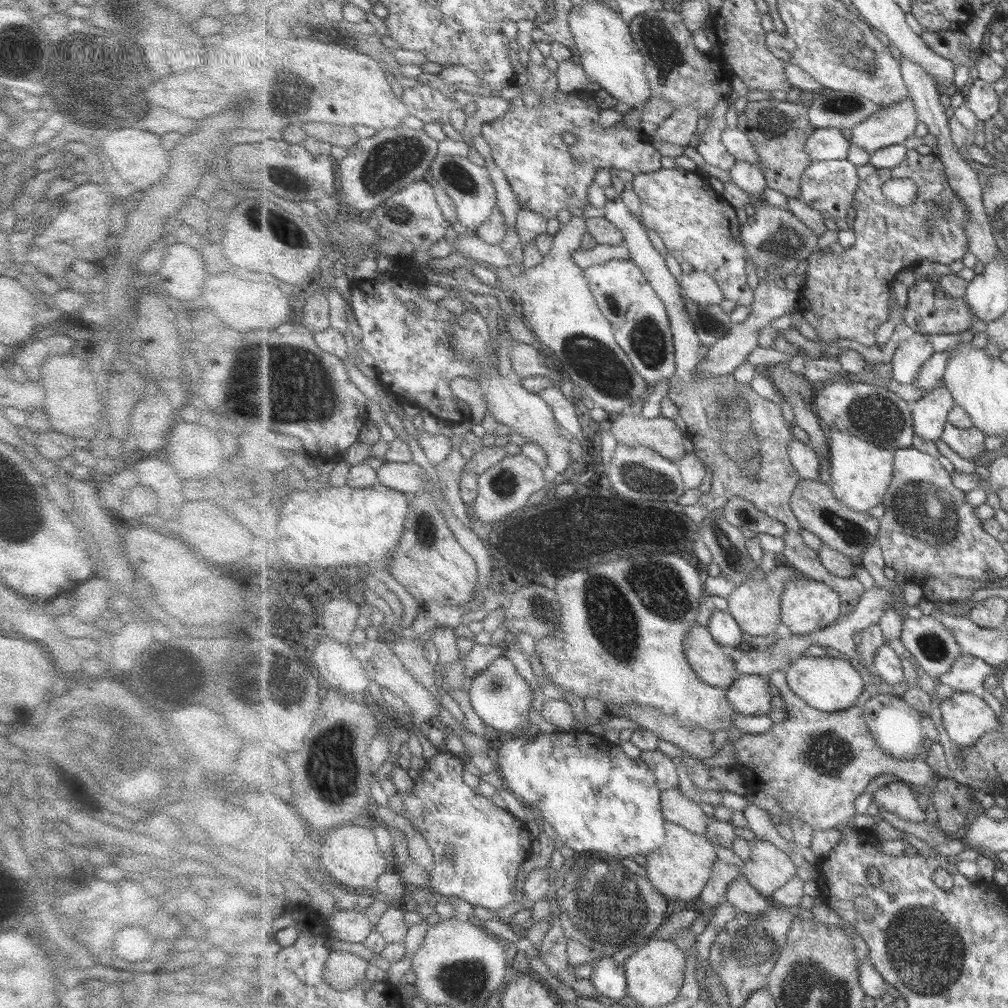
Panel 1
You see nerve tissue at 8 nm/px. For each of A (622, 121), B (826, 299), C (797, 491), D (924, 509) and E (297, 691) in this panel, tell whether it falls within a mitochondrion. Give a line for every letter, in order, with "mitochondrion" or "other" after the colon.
A: other
B: other
C: other
D: mitochondrion
E: mitochondrion

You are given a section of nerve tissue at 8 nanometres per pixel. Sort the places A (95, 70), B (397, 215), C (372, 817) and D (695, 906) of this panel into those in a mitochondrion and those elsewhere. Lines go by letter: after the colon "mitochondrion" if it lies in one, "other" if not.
A: mitochondrion
B: mitochondrion
C: other
D: other

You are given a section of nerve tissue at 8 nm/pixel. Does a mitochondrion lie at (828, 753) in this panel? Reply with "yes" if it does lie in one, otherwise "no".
yes

